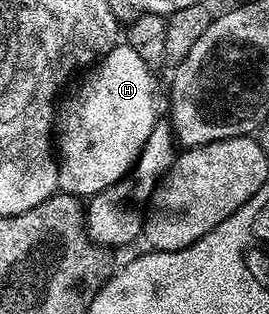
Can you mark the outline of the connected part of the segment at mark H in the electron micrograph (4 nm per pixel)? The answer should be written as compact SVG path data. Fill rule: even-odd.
M128 42L118 43L110 52L106 52L96 64L92 65L84 73L85 76L81 80L81 85L70 94L69 97L62 99L55 108L55 152L59 157L57 160L57 186L64 195L76 196L78 198L88 198L99 194L103 190L107 190L111 186L115 186L115 182L119 182L127 173L133 169L134 162L139 158L139 154L143 150L143 142L147 142L151 130L157 125L159 113L157 113L157 100L153 97L153 76L151 73L151 65L143 62L143 58L139 58L139 54L135 54L135 50Z

